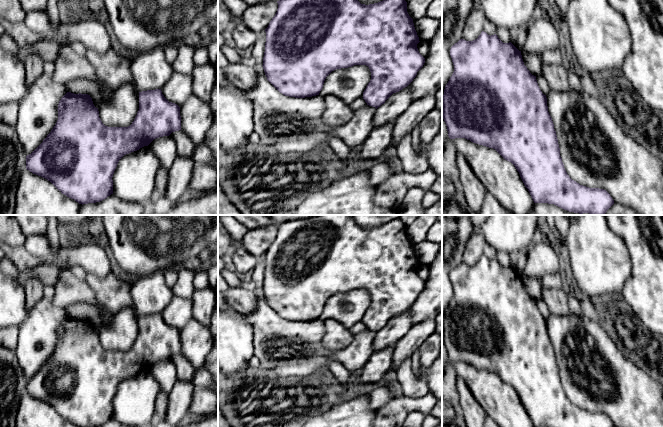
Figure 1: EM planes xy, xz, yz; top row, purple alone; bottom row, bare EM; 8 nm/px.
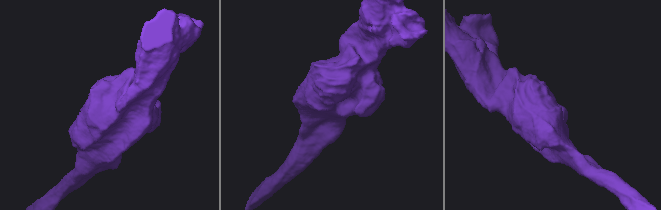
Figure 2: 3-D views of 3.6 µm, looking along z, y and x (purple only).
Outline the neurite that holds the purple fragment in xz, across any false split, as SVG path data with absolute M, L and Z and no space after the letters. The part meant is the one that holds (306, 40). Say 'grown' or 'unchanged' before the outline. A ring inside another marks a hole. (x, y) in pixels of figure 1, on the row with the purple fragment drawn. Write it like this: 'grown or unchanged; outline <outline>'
unchanged; outline M279 0L277 3L277 12L265 29L262 66L267 80L285 96L305 98L319 95L332 71L366 65L370 69L371 80L363 92L363 99L367 105L377 109L393 93L407 87L425 63L417 48L420 41L405 0L383 0L369 5L358 0Z

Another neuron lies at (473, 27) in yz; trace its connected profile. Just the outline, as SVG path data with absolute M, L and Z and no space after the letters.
M473 7L466 19L464 30L462 32L462 39L466 41L477 39L483 31L484 21L485 16L482 9Z

